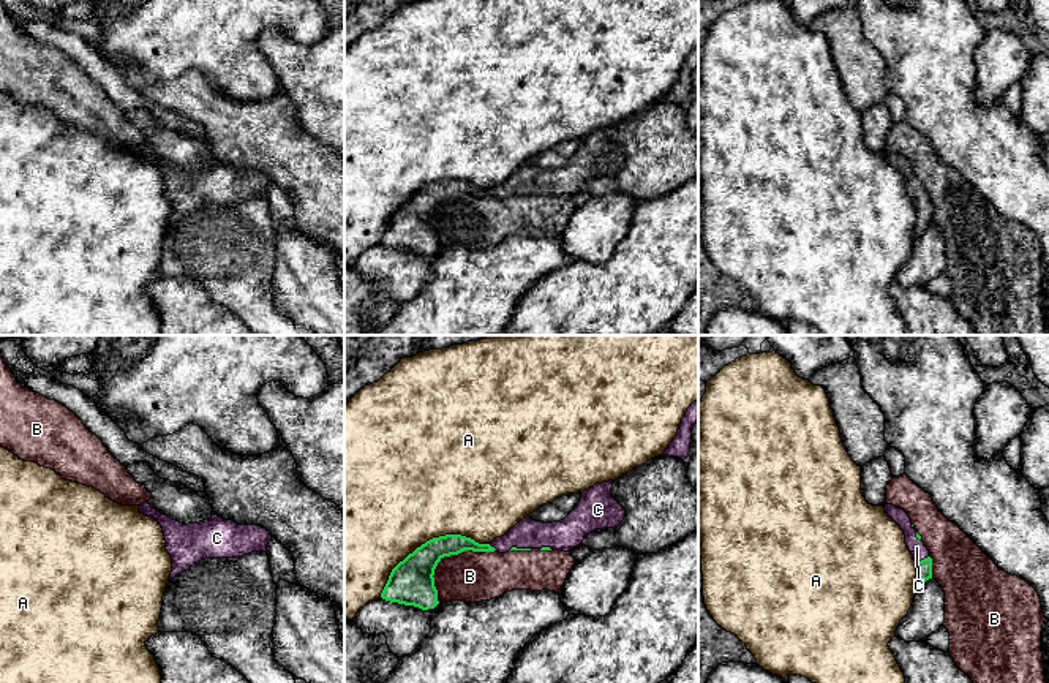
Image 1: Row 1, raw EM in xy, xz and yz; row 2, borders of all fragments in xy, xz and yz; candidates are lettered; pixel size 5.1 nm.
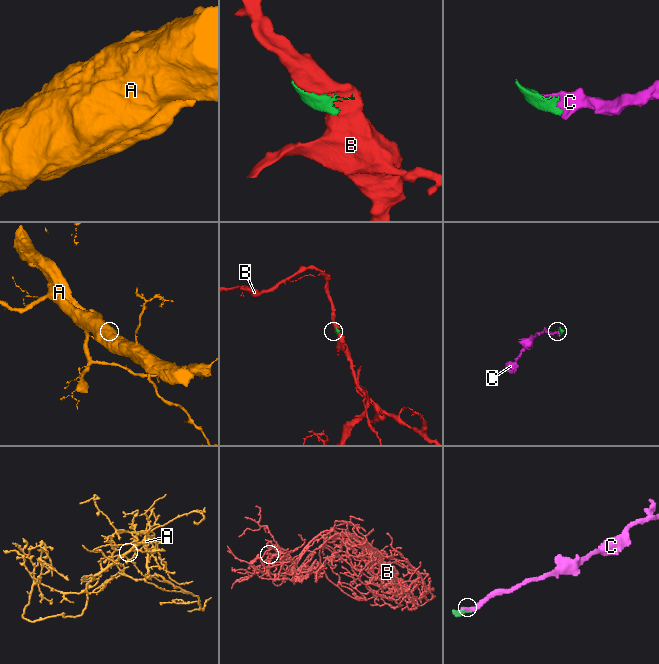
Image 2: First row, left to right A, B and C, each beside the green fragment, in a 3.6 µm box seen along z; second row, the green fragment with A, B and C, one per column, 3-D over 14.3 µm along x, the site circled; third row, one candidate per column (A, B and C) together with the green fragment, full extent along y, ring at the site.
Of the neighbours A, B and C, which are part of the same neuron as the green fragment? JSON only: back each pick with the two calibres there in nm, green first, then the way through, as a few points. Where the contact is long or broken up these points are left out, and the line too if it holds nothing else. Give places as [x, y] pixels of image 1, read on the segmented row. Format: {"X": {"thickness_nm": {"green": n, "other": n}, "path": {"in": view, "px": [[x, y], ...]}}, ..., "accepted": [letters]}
{"C": {"thickness_nm": {"green": 80, "other": 90}}, "accepted": ["C"]}

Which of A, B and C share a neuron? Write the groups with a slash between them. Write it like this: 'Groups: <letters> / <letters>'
Groups: A / B / C

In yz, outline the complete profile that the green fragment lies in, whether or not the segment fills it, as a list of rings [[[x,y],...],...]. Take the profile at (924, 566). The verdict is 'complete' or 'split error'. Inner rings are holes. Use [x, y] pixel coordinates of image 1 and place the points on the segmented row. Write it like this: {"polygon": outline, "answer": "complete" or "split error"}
{"polygon": [[[888,503],[883,508],[888,517],[891,517],[905,534],[905,544],[910,553],[913,555],[913,560],[916,561],[916,577],[918,577],[916,587],[919,588],[923,582],[932,579],[931,553],[927,547],[924,545],[921,536],[913,528],[912,520],[904,509],[888,504]]], "answer": "split error"}

